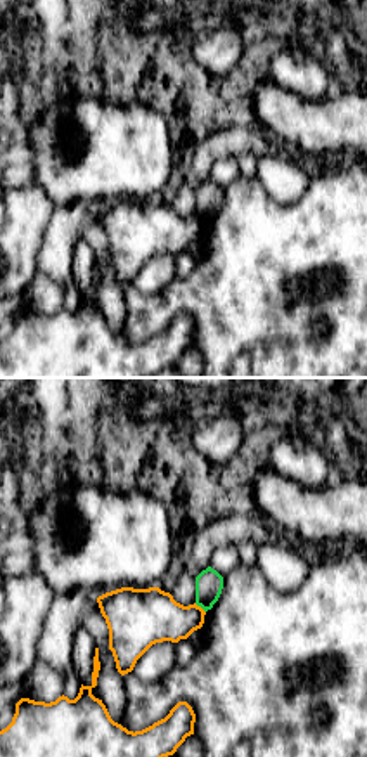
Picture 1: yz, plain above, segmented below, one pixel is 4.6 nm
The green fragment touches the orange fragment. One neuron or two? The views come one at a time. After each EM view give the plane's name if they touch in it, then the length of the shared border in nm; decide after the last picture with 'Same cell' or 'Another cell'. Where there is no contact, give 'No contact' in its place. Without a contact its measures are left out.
Touches green in yz. Shared border 70 nm

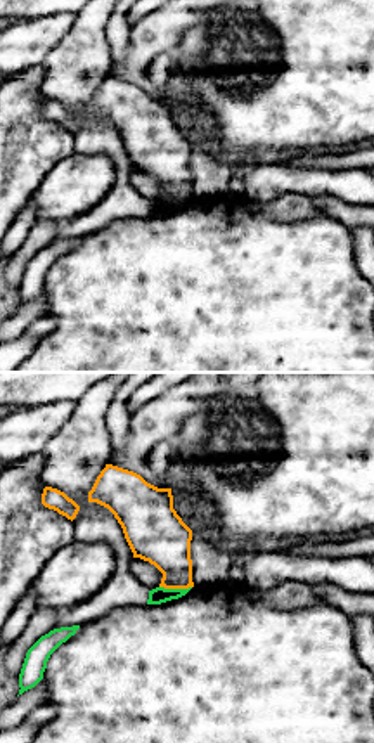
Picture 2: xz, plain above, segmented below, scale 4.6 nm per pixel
Touches green in xz. Shared border 150 nm

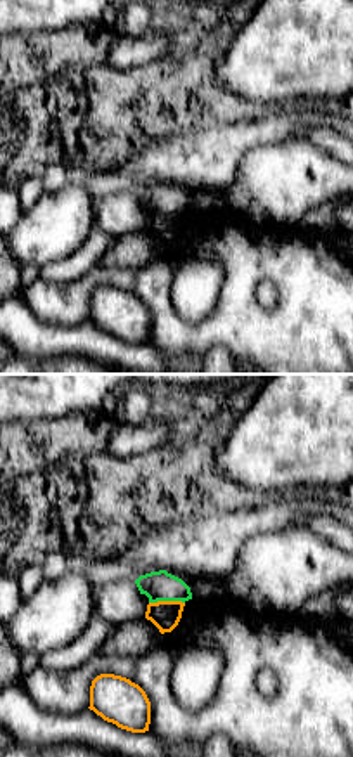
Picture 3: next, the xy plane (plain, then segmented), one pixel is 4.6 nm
Touches green in xy. Shared border 170 nm

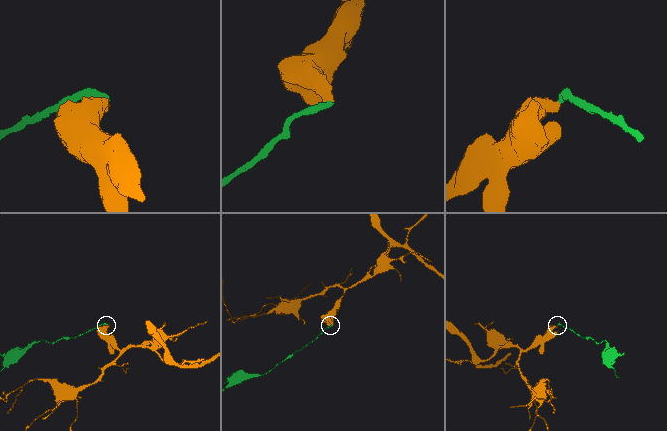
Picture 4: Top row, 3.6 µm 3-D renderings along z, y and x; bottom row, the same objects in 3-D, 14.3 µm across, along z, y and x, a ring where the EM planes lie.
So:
Another cell

